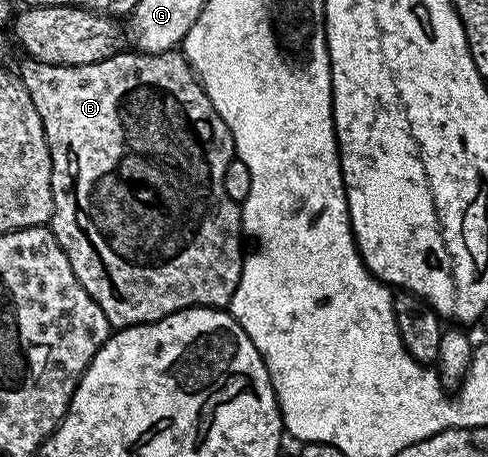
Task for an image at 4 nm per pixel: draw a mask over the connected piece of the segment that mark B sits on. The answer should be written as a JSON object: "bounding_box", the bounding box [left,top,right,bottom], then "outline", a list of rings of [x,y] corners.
{"bounding_box":[21,50,245,329],"outline":[[[120,50],[101,62],[85,66],[46,64],[30,58],[24,61],[21,79],[25,90],[29,90],[29,98],[33,98],[33,106],[37,106],[37,114],[41,114],[45,138],[51,151],[51,185],[55,209],[49,227],[65,250],[69,266],[73,266],[73,274],[77,274],[77,282],[81,282],[89,298],[93,298],[93,302],[97,302],[101,310],[105,310],[105,318],[111,323],[112,329],[152,324],[186,308],[226,309],[237,290],[245,255],[243,209],[240,201],[225,194],[225,169],[231,160],[236,159],[235,139],[221,114],[217,114],[209,94],[203,89],[203,84],[195,75],[195,69],[182,51]]]}

